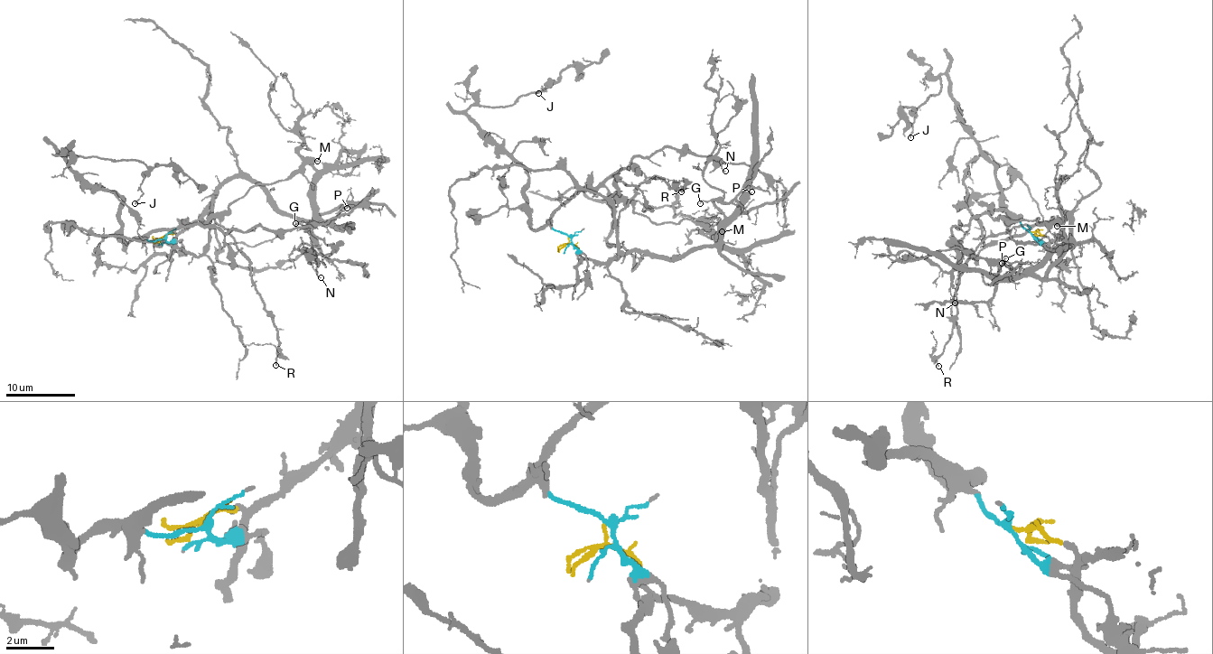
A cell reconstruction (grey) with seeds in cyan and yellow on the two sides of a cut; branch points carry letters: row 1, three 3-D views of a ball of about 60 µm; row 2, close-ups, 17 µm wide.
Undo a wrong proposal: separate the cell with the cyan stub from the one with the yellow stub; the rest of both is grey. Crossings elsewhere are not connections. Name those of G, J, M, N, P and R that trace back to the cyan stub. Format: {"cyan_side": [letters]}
{"cyan_side": ["J", "M"]}

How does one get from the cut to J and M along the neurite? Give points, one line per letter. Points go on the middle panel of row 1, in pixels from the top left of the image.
J: (568, 237), (549, 226), (534, 229), (527, 175), (468, 113), (471, 106), (511, 105), (551, 83), (537, 92)
M: (568, 237), (555, 230), (551, 219), (582, 190), (602, 186), (657, 223), (681, 223), (691, 219), (723, 231)

